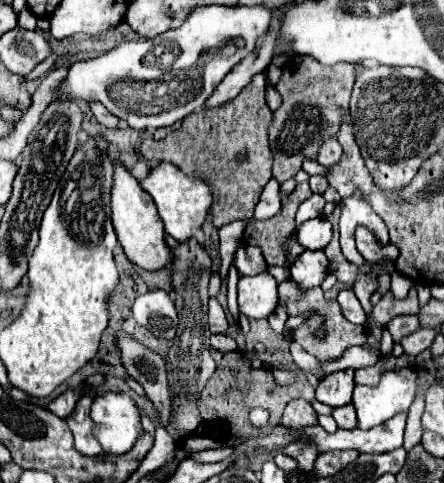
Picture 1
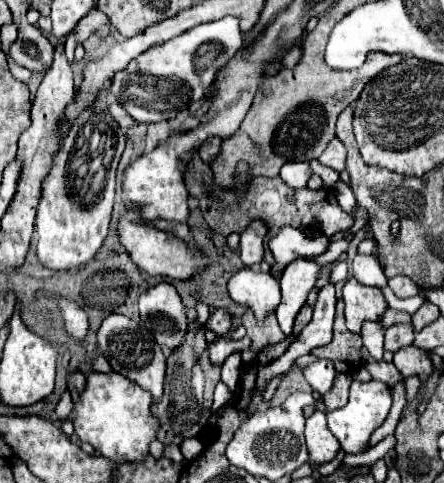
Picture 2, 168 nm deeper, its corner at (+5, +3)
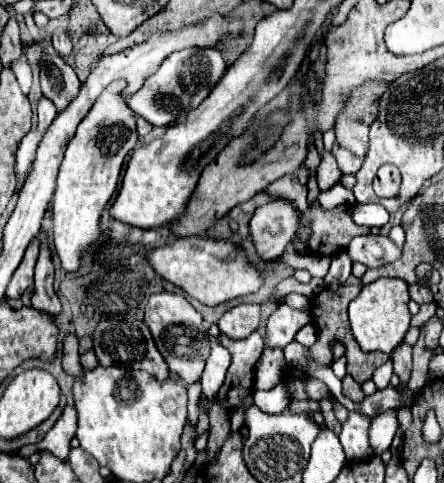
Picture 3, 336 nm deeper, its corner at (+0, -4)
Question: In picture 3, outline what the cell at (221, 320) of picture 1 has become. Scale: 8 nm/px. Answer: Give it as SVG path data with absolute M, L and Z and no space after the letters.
M238 305L220 317L218 327L228 339L244 339L252 331L256 331L258 321L260 305Z

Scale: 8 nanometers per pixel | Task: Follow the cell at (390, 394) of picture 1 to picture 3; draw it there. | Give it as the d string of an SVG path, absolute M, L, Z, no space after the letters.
M350 411L348 419L342 423L342 431L338 437L344 447L348 463L366 461L374 455L374 451L370 447L370 439L368 439L370 423L372 423L372 419L360 411Z

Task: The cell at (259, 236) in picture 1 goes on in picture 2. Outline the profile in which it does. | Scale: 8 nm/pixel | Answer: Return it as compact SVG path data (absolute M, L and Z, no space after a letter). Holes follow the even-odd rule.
M195 150L191 162L187 164L185 184L190 196L199 198L199 208L201 208L201 212L203 212L203 216L205 216L205 220L207 220L207 224L209 224L209 228L213 232L219 232L223 236L229 236L231 232L239 232L241 234L247 228L249 220L253 220L253 218L265 220L265 224L269 226L269 232L265 237L264 260L269 264L273 264L273 260L271 260L271 250L269 249L268 241L283 226L305 226L305 228L317 226L319 232L325 232L325 234L345 232L345 230L349 230L353 226L353 218L347 212L343 212L343 210L341 210L341 216L339 216L341 222L321 222L323 214L325 214L325 206L323 206L323 202L319 202L321 194L313 192L309 188L299 188L299 190L289 188L287 184L283 184L279 176L274 178L255 178L249 184L247 192L231 194L231 191L221 189L214 182L211 169L201 161L197 150ZM204 184L213 188L213 198L205 192Z

